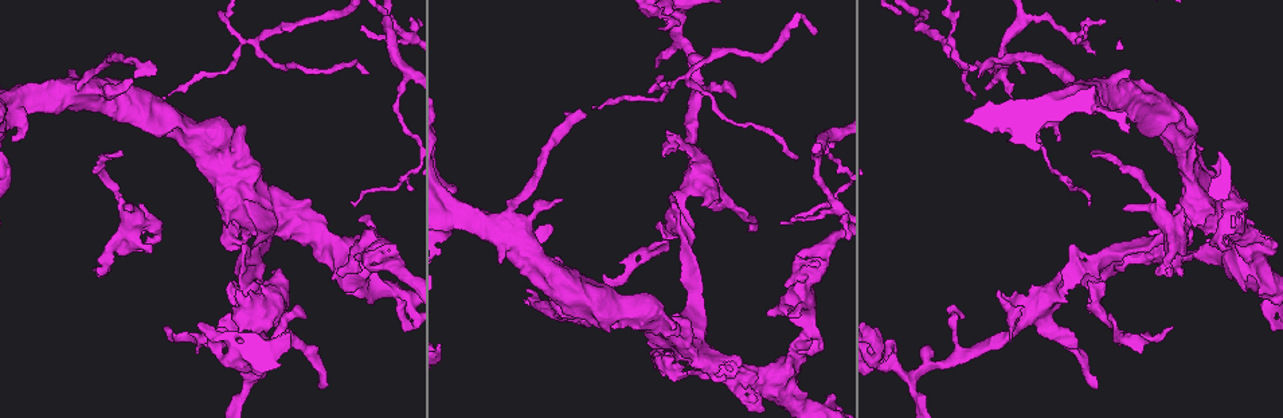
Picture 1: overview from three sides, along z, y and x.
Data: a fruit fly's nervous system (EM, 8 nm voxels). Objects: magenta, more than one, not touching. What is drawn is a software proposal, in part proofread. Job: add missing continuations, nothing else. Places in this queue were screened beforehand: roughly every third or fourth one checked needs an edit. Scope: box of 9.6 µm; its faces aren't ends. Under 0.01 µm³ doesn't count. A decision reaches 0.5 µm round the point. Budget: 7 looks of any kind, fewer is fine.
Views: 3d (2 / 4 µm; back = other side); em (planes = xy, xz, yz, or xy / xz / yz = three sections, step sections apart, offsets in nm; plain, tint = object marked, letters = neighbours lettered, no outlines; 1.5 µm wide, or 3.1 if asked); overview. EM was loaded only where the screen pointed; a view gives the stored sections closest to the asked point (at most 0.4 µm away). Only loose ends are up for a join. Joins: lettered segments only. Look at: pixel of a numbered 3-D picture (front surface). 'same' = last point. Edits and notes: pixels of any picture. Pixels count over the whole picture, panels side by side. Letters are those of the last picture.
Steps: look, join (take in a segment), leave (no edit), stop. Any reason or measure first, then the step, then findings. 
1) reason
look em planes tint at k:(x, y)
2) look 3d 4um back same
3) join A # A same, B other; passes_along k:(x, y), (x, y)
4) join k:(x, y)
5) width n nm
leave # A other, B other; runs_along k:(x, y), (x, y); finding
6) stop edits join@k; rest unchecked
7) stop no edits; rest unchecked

tapers out
look em xy step 4 tint at 1:(1023, 72)

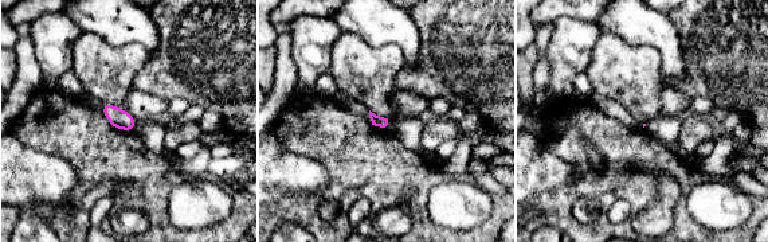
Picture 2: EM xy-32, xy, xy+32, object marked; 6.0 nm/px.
look em planes tint same

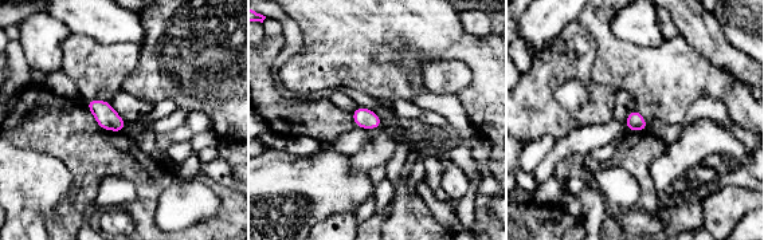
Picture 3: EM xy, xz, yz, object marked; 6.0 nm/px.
look em planes letters same

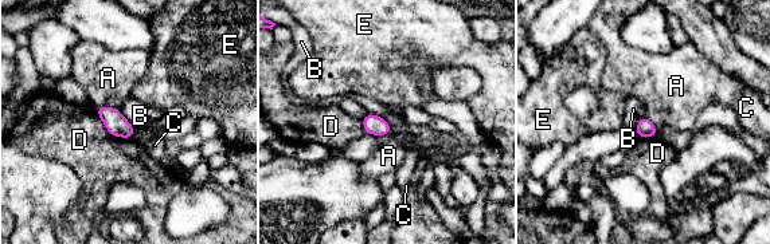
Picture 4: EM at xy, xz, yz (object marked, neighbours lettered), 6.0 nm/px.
leave # A other, B other, C other, D other, E other; border 4:(97, 106), (114, 106), (118, 109); none of them fits

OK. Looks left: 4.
free end
look 3d 4um back at 1:(665, 131)

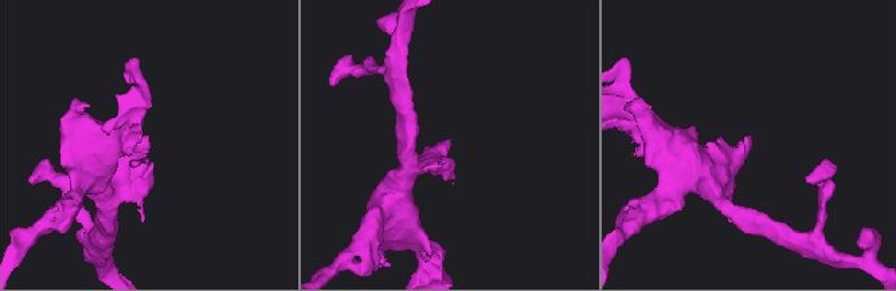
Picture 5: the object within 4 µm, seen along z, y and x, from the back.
shape alone is not enough
look em planes letters at 5:(748, 137)

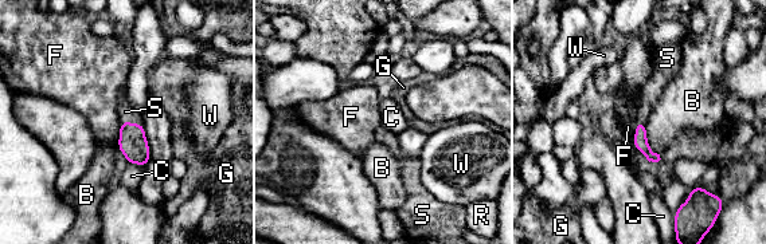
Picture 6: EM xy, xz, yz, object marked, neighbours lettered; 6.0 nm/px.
join S # B other, C other, F other, G other, R other, S same, W other; it goes on there

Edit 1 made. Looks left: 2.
look overview

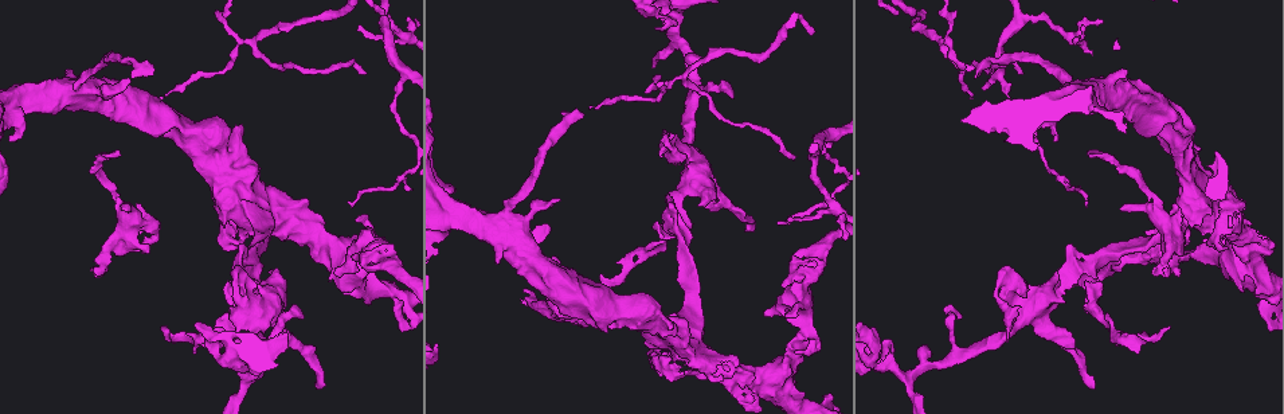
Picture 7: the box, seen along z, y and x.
look em planes letters at 7:(522, 289)

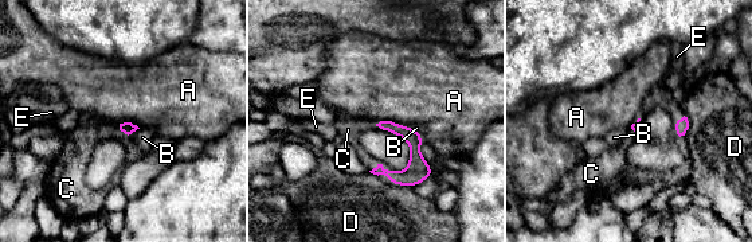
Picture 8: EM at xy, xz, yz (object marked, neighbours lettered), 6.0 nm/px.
longest_contact A 220 nm
join C # A other, B other, C same, D other, E other; it goes on there

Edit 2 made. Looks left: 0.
stop edits join@6, join@8; rest unchecked

